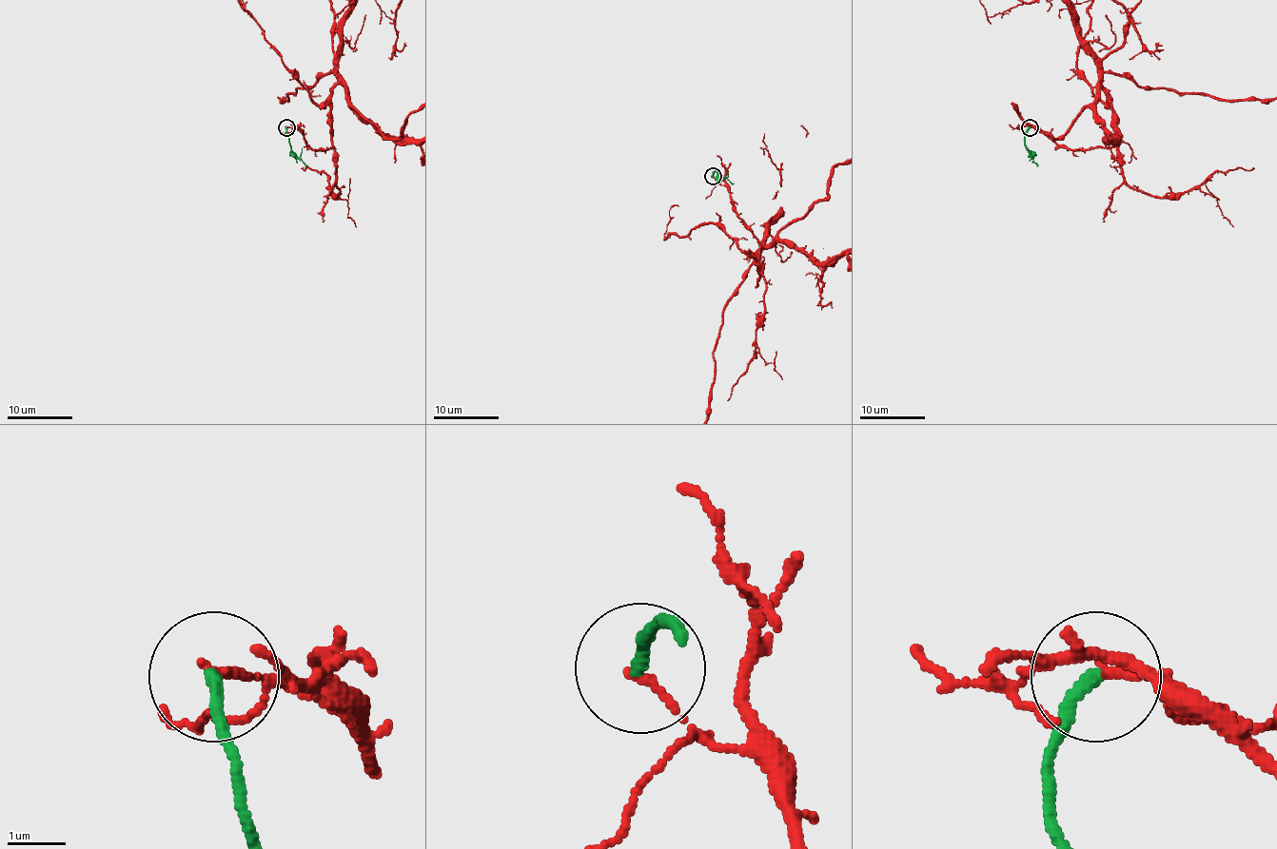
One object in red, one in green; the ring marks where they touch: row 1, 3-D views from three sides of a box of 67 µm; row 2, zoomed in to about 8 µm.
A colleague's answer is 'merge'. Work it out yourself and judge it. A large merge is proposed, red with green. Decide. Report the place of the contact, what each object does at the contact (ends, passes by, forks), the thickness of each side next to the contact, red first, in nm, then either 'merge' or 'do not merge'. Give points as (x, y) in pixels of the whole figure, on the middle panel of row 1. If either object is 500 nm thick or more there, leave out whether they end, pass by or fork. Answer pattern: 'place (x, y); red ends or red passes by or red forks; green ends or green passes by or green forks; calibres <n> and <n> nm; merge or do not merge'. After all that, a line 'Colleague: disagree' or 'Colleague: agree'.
place (713, 176); red ends; green ends; calibres 140 and 240 nm; do not merge
Colleague: disagree

